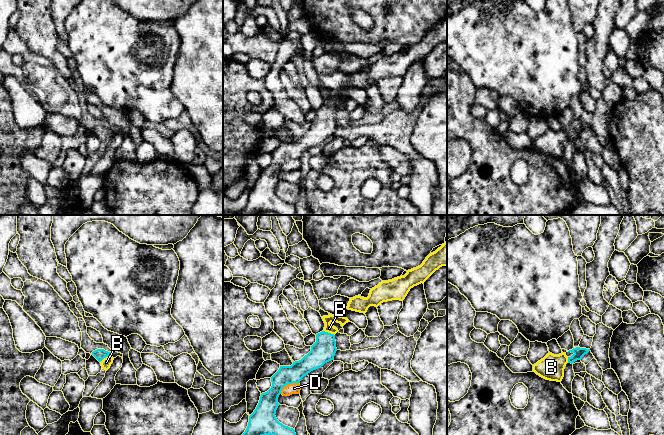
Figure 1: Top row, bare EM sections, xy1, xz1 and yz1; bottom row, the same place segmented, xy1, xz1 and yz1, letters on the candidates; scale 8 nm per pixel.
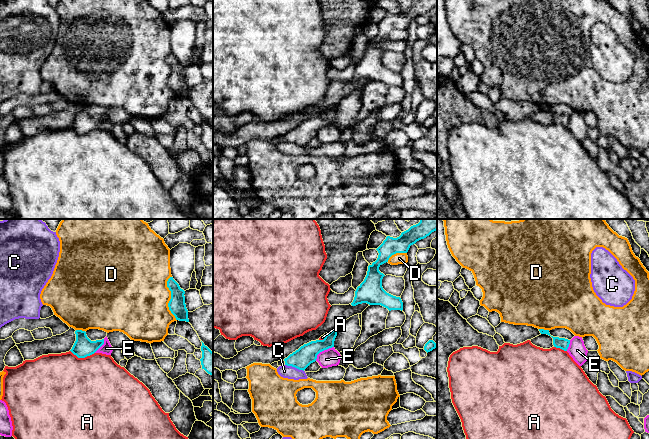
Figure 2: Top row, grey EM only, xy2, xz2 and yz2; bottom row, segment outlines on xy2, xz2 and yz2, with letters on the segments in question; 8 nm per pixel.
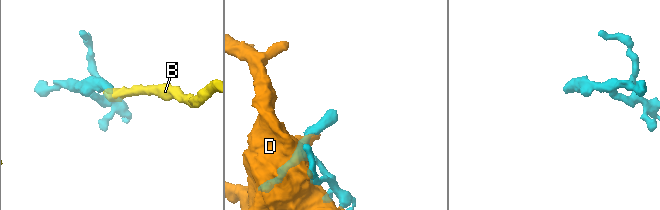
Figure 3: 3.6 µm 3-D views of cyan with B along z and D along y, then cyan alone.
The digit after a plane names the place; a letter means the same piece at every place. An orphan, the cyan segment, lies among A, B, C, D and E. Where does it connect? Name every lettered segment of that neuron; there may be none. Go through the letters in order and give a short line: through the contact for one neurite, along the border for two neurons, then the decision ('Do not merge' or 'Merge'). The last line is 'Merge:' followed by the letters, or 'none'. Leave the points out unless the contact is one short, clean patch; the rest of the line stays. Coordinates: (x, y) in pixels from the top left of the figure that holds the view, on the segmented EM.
A: Line: xy2 (70, 350), (78, 357), (86, 357), (94, 353). Do not merge
B: Line: xy1 (99, 354), (105, 357), (106, 362). Merge
C: Line: xz2 (285, 364), (303, 371). Do not merge
D: Do not merge
E: Line: xz2 (333, 346), (322, 350), (315, 360). Do not merge
Merge: B

